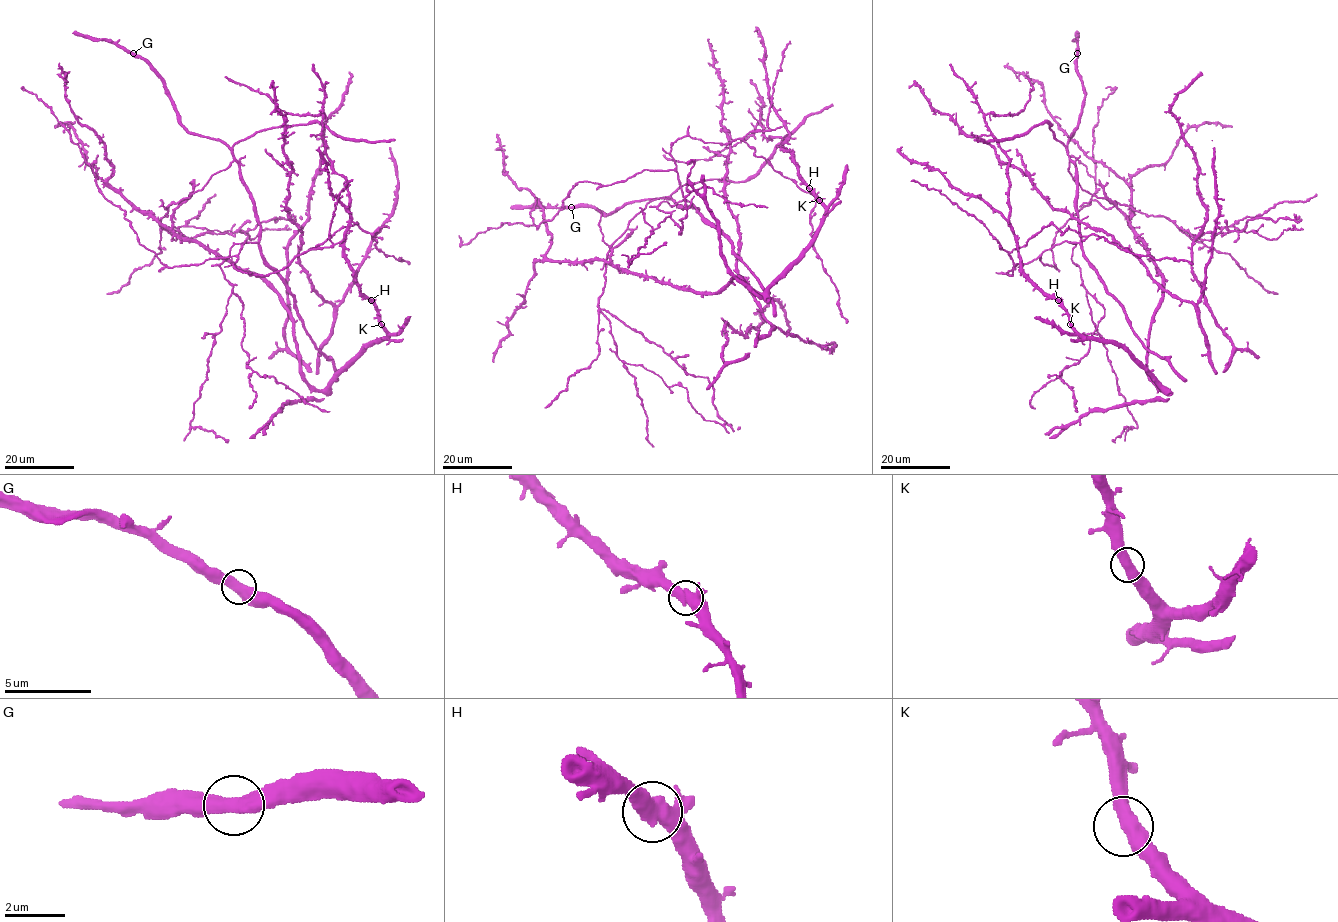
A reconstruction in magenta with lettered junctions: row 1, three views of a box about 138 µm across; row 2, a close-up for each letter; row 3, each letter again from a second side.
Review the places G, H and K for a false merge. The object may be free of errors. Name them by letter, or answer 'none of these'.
none of these

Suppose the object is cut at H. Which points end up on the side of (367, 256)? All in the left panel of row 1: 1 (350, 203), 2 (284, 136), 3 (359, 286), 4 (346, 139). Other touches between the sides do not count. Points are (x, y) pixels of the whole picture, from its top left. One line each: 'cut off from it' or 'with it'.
1: cut off from it
2: with it
3: cut off from it
4: with it

